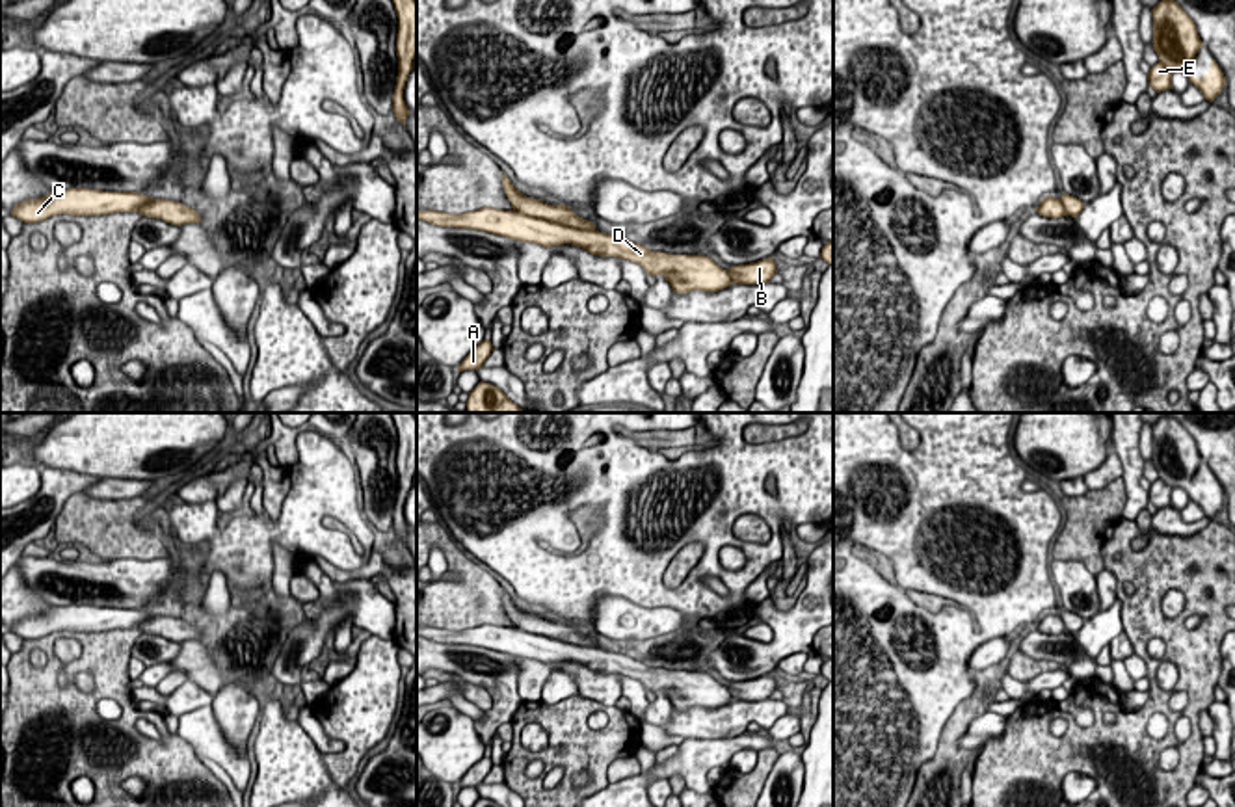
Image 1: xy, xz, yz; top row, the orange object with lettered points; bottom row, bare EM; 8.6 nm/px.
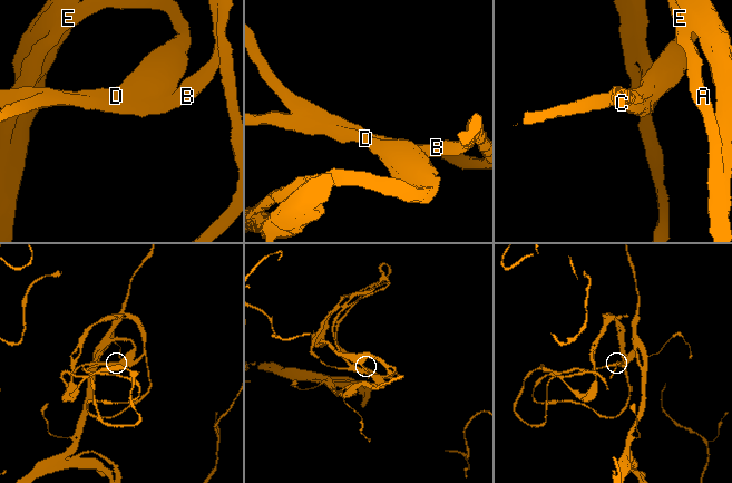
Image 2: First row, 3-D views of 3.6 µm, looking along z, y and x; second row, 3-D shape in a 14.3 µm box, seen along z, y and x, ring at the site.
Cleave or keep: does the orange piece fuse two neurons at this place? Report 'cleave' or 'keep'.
keep

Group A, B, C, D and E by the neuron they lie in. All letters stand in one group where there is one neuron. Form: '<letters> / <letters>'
A B C D E

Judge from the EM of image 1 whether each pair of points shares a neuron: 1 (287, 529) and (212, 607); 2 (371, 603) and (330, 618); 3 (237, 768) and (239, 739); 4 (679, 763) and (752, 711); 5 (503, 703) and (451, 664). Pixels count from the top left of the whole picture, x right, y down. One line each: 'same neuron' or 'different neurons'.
1: different neurons
2: same neuron
3: different neurons
4: different neurons
5: same neuron

